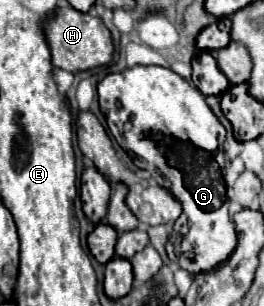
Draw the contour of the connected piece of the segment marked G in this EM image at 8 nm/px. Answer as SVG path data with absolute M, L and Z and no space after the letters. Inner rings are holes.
M134 66L120 74L108 74L98 84L98 102L104 118L108 120L108 128L114 134L116 142L132 154L136 160L134 164L142 170L148 170L152 178L166 190L172 192L172 196L182 204L182 214L174 224L174 230L168 238L166 252L172 262L176 262L182 270L190 274L210 272L218 266L222 266L236 250L238 238L234 230L234 222L228 210L228 198L226 198L226 182L222 176L222 170L212 166L214 152L222 150L226 130L220 124L220 120L214 116L212 108L206 104L206 98L190 86L184 78L180 78L176 72L160 66ZM192 250L196 256L194 260L184 258L184 252Z

